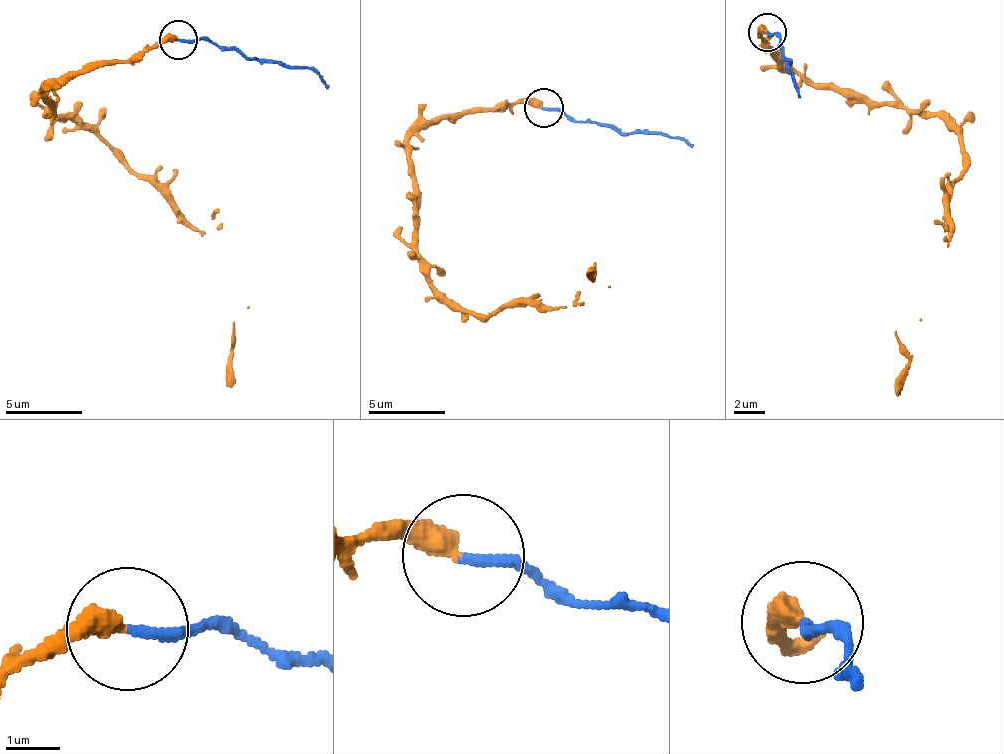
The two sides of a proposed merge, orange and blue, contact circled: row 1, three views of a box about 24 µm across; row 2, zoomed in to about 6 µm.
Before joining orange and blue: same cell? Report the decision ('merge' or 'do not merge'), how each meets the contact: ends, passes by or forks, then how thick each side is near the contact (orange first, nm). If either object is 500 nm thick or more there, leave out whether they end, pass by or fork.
do not merge; orange ends; blue ends; calibres 380 and 200 nm

